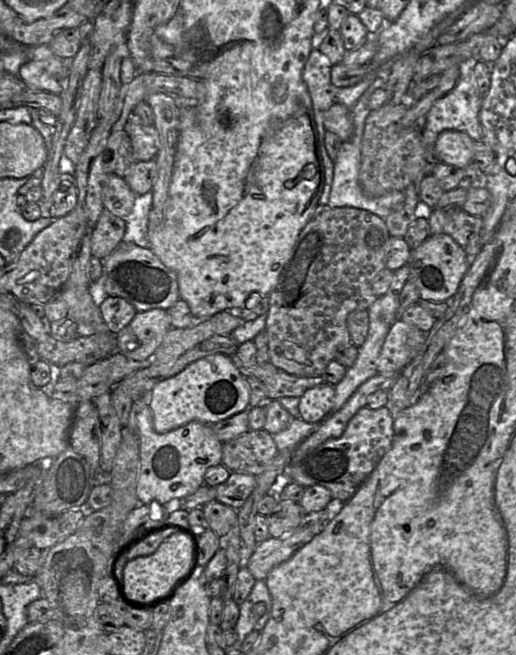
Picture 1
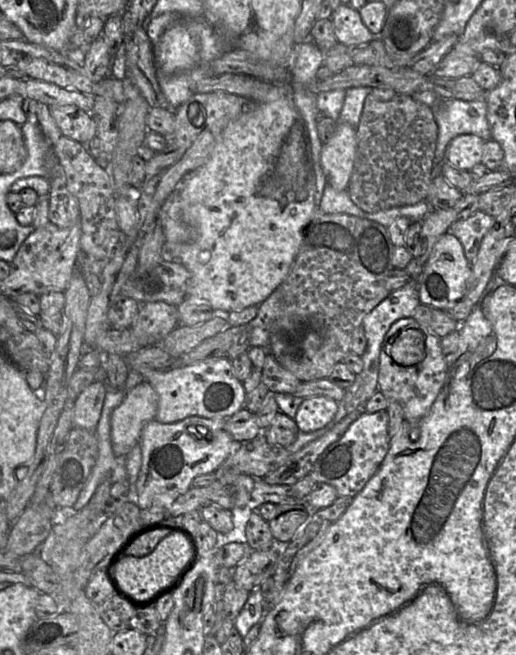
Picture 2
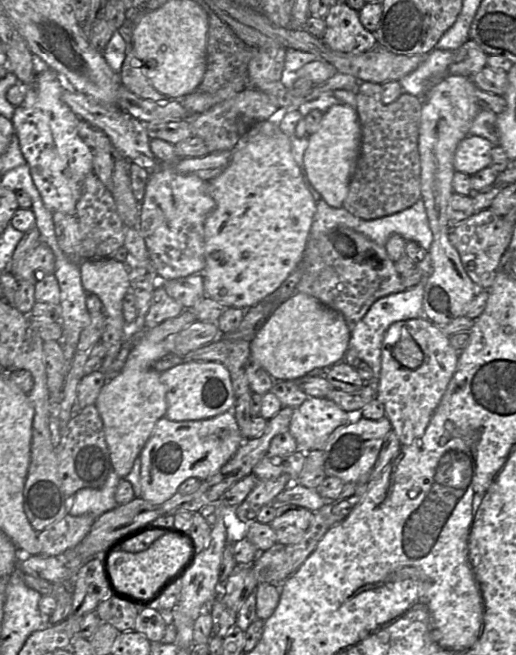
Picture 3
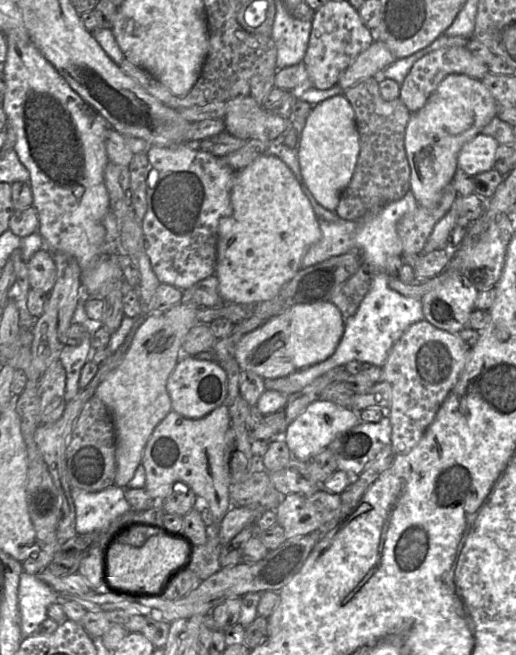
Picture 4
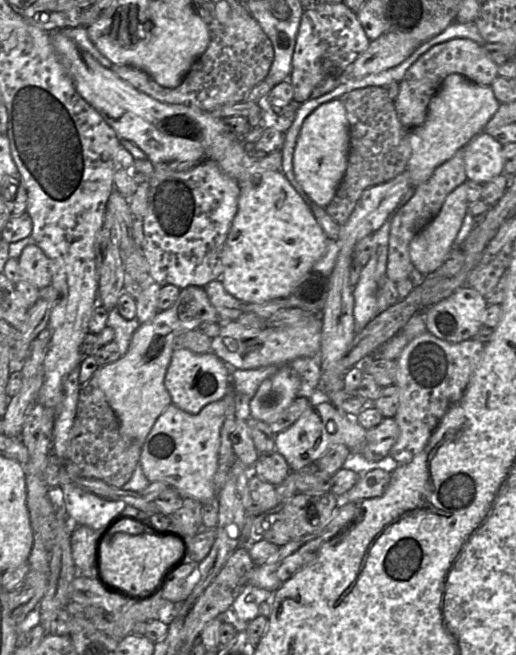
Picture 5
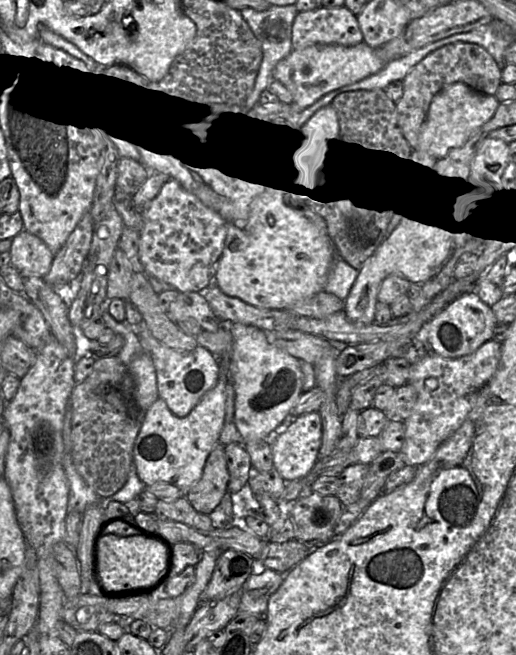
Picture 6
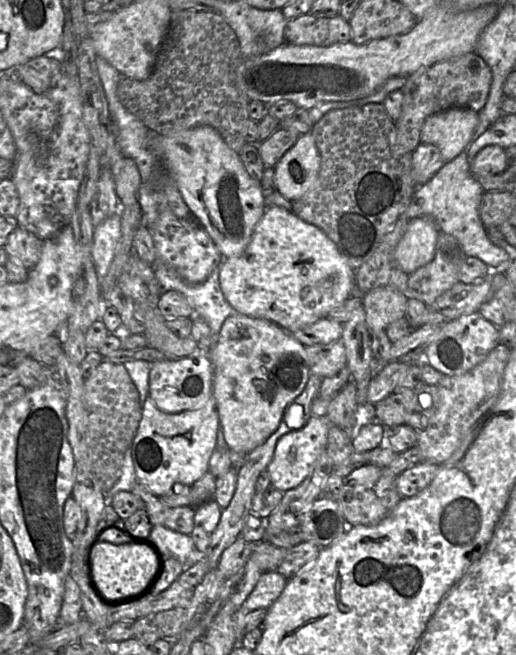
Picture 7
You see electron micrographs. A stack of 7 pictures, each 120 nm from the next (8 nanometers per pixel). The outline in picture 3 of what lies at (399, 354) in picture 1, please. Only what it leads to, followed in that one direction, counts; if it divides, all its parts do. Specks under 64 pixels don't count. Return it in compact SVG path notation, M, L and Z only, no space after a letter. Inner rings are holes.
M425 317L394 322L385 331L377 399L384 405L384 416L390 421L401 445L410 445L424 434L456 370L459 355L451 346L449 336ZM406 337L412 337L423 352L423 361L416 369L404 367L393 356L394 345Z

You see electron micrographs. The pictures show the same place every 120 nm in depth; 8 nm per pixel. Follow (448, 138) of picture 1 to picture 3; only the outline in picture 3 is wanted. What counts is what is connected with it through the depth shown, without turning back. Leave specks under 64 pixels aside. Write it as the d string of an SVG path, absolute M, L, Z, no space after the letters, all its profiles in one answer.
M466 136L457 146L453 165L455 171L467 173L470 176L489 167L491 152L494 147L488 139L477 136Z

